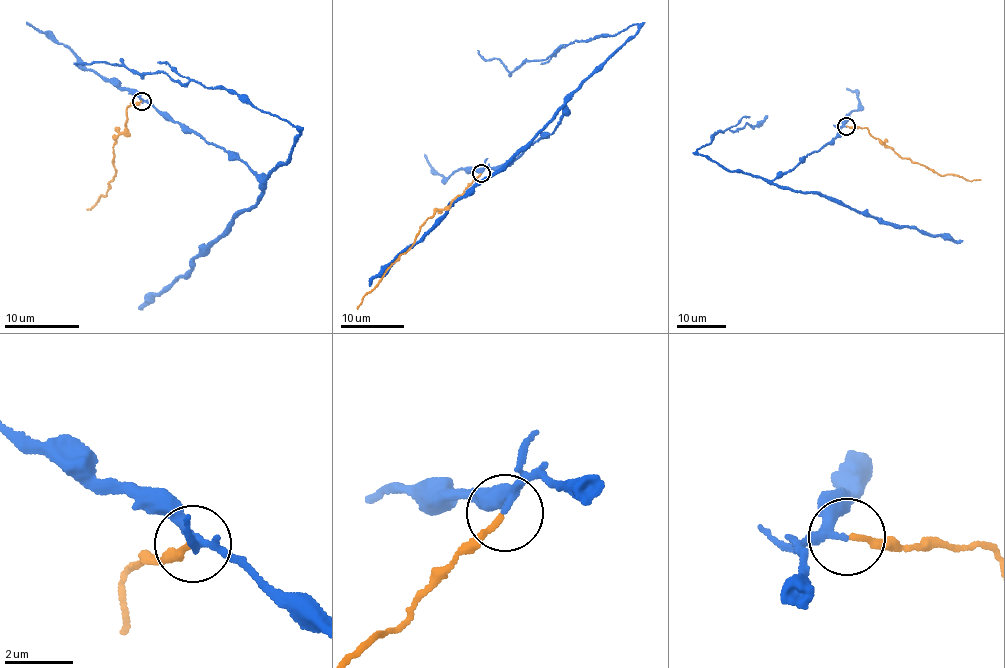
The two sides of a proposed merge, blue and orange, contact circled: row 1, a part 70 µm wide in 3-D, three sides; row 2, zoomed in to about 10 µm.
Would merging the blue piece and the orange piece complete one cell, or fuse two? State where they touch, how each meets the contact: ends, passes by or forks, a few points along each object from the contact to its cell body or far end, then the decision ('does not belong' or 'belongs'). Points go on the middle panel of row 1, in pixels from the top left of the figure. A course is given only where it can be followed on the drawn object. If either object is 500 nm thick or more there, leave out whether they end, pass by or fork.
at (481, 173); blue passes by; orange ends there; blue runs (481, 172), (516, 161), (552, 133), (566, 100), (638, 26), (569, 43), (509, 71), (477, 51); orange runs (480, 173), (450, 205), (435, 212), (419, 227), (412, 247), (391, 266), (356, 308); does not belong

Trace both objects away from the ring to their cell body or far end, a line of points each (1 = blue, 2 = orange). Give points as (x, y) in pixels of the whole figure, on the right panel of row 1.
1: (845, 126), (772, 181), (729, 170), (697, 154), (714, 134), (764, 120), (757, 127)
2: (846, 127), (865, 128), (904, 158), (940, 175), (981, 180)

